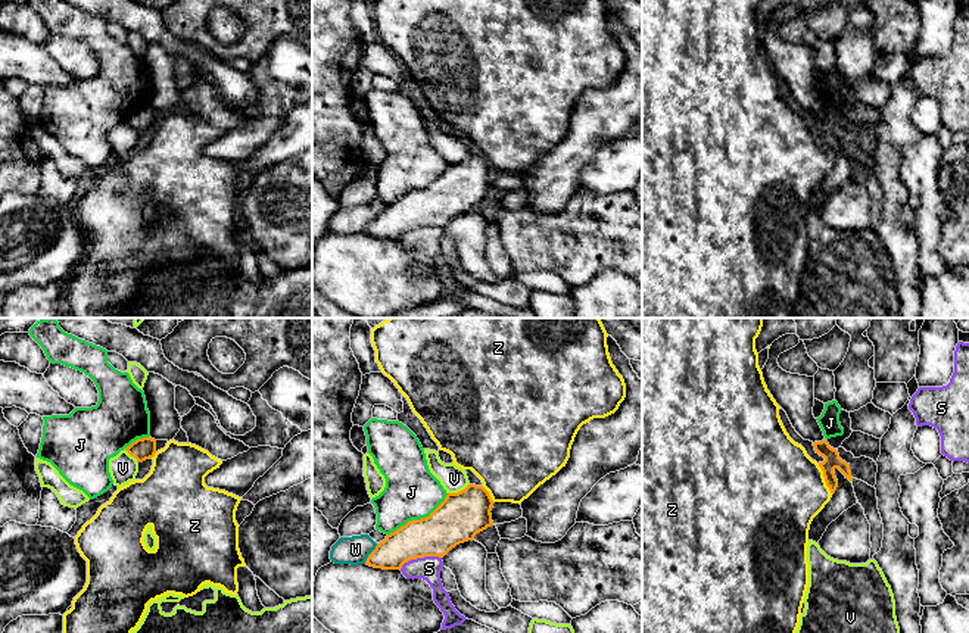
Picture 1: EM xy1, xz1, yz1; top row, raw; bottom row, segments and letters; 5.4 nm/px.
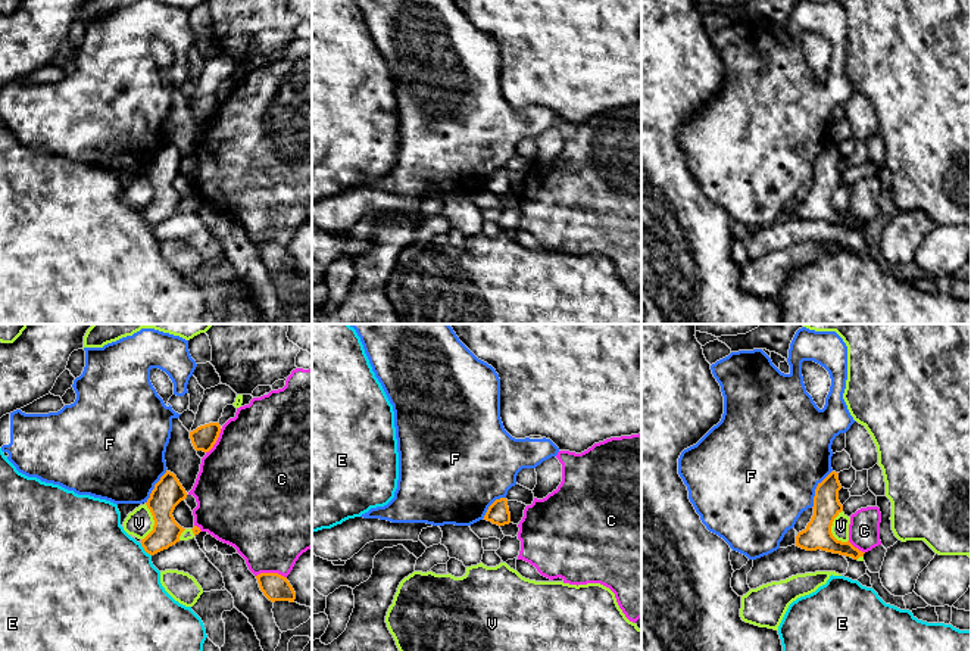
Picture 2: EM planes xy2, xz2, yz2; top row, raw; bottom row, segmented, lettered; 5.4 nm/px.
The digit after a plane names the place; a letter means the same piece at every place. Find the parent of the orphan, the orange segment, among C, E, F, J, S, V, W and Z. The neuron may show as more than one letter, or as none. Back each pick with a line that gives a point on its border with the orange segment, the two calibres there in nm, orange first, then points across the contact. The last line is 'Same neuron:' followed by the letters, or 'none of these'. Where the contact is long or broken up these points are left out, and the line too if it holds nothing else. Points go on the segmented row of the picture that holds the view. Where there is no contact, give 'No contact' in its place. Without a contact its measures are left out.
Z: Touches orange at yz1 (825, 479). Thickness 90 nm (orange) against 480 nm. Path across: yz1 (831, 455), (825, 479), (797, 489), (781, 489)
Same neuron: Z

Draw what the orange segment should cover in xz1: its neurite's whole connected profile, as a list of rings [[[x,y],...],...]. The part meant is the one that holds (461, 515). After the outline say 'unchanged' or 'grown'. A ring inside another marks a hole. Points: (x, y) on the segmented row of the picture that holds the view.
[[[387,318],[371,328],[376,362],[381,372],[406,397],[412,412],[421,420],[439,449],[451,453],[457,467],[471,470],[483,484],[468,484],[458,493],[448,493],[445,501],[429,517],[408,521],[396,531],[387,534],[383,542],[377,543],[365,564],[374,568],[401,570],[411,559],[424,556],[443,558],[457,545],[473,540],[477,533],[493,526],[490,511],[495,502],[521,503],[540,484],[565,467],[571,445],[580,427],[593,418],[605,418],[614,414],[626,397],[626,384],[611,362],[607,337],[608,334],[599,318]]]; grown

